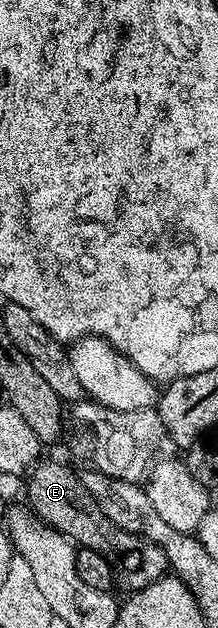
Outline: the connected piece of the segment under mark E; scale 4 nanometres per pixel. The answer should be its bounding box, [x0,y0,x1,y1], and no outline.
[26,460,167,591]

